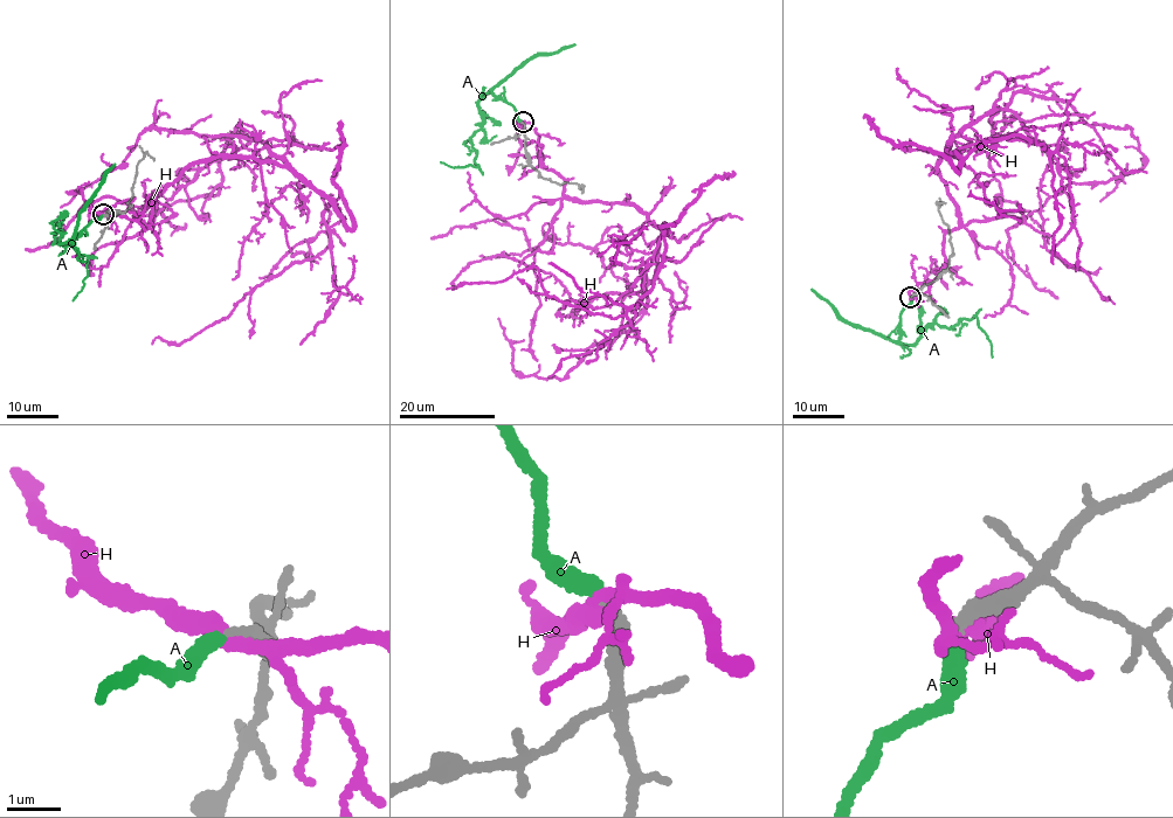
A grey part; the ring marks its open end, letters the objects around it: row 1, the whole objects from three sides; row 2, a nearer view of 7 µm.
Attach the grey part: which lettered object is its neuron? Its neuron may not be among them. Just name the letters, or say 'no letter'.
A

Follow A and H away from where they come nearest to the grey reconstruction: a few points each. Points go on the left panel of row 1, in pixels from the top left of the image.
A: (104, 215), (73, 238), (60, 242), (59, 231), (55, 237), (87, 260), (83, 285), (73, 300)
H: (105, 215), (145, 230), (154, 193), (222, 154), (276, 161), (338, 209), (319, 254), (152, 344)

